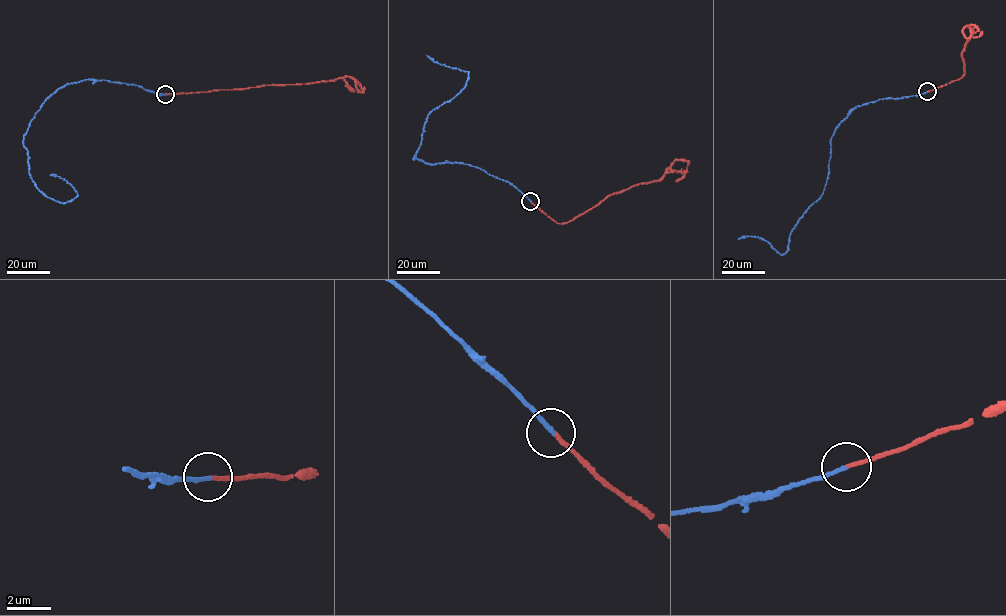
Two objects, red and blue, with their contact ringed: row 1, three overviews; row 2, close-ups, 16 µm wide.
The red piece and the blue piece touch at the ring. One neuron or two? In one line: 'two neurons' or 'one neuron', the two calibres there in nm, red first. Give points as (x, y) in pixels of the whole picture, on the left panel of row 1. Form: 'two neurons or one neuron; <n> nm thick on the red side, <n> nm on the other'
one neuron; 160 nm thick on the red side, 180 nm on the other

